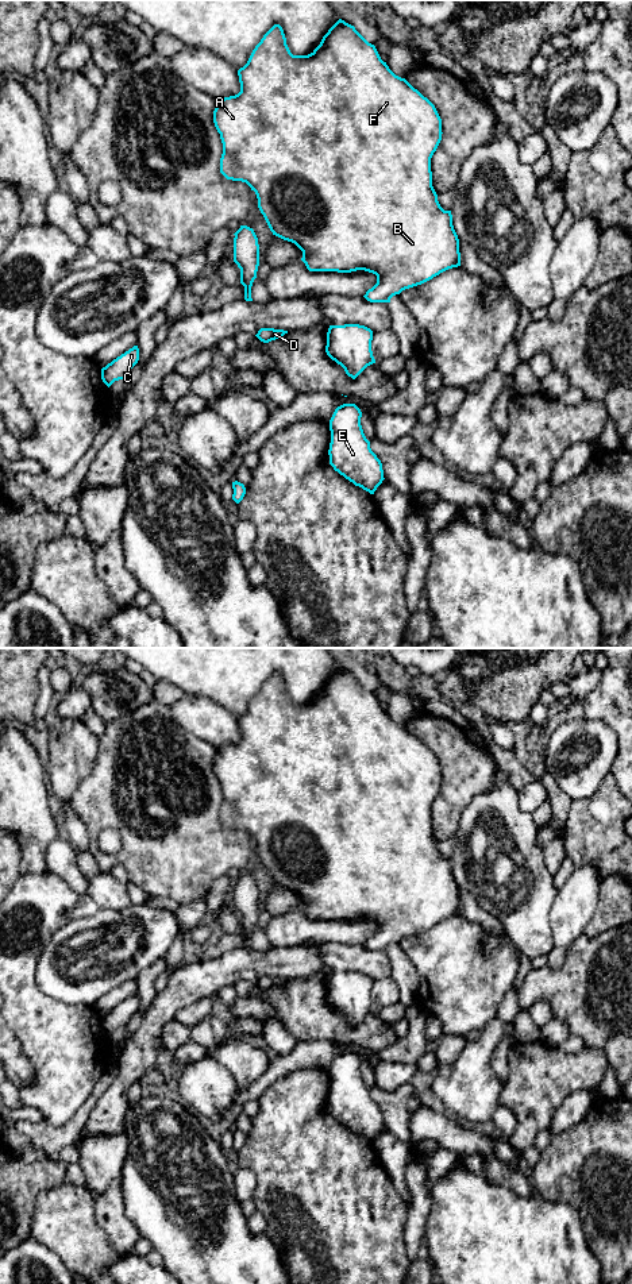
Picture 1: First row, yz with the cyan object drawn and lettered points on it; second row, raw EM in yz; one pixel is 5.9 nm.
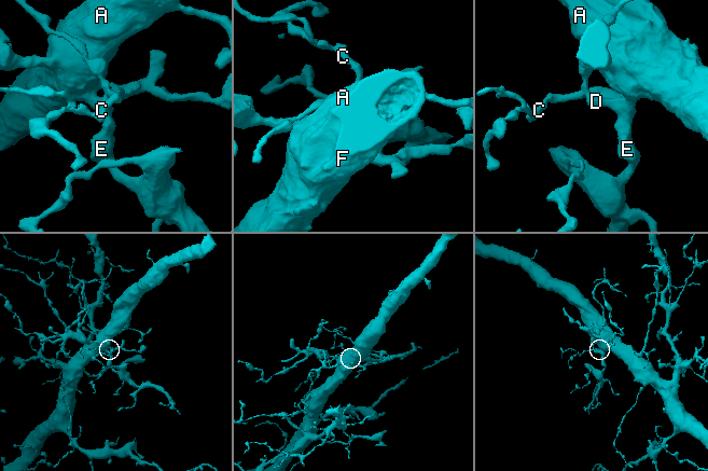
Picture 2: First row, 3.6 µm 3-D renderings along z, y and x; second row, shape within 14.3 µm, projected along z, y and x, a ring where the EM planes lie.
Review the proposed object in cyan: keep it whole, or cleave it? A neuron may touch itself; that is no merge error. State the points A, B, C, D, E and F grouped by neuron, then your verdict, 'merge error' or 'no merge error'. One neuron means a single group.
A B C D E F | no merge error

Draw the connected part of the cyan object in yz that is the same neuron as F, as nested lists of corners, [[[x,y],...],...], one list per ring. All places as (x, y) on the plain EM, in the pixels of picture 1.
[[[339,667],[323,685],[320,693],[308,703],[293,703],[286,693],[286,686],[284,678],[280,672],[274,672],[261,687],[261,690],[253,698],[247,712],[238,718],[239,730],[240,730],[240,740],[235,744],[224,745],[216,749],[216,756],[213,759],[213,771],[220,782],[220,787],[223,791],[223,802],[220,806],[220,821],[232,829],[242,829],[246,830],[251,838],[255,840],[258,847],[258,856],[263,863],[270,879],[273,883],[294,891],[301,899],[302,906],[301,909],[305,911],[309,919],[338,919],[338,921],[351,921],[357,918],[365,918],[377,924],[377,932],[366,940],[363,944],[370,951],[390,951],[390,946],[396,942],[400,942],[402,938],[421,933],[433,925],[439,924],[440,921],[460,914],[460,901],[459,901],[459,887],[452,874],[452,863],[451,859],[444,859],[439,849],[438,842],[432,834],[432,820],[431,820],[431,806],[436,799],[440,788],[442,788],[442,767],[435,756],[435,753],[424,745],[417,737],[415,737],[405,726],[396,724],[386,710],[384,710],[375,697],[374,693],[369,691],[357,678],[354,674],[346,671],[344,668]]]

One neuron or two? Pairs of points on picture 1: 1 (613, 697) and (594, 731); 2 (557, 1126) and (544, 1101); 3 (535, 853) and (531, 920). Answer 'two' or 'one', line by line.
1: two
2: two
3: one

